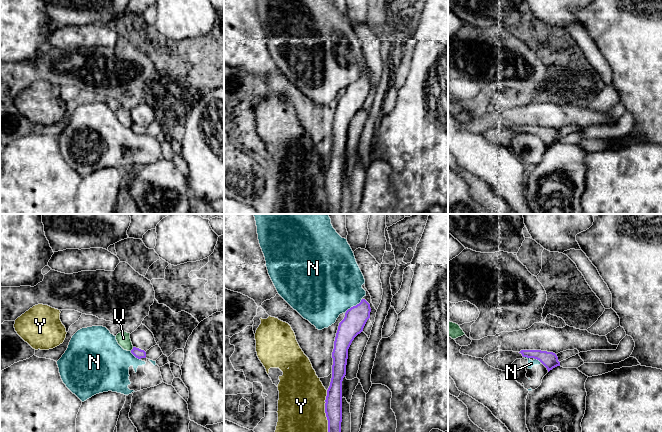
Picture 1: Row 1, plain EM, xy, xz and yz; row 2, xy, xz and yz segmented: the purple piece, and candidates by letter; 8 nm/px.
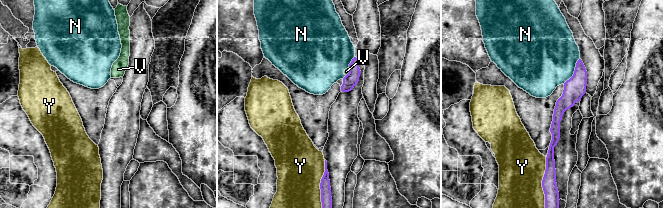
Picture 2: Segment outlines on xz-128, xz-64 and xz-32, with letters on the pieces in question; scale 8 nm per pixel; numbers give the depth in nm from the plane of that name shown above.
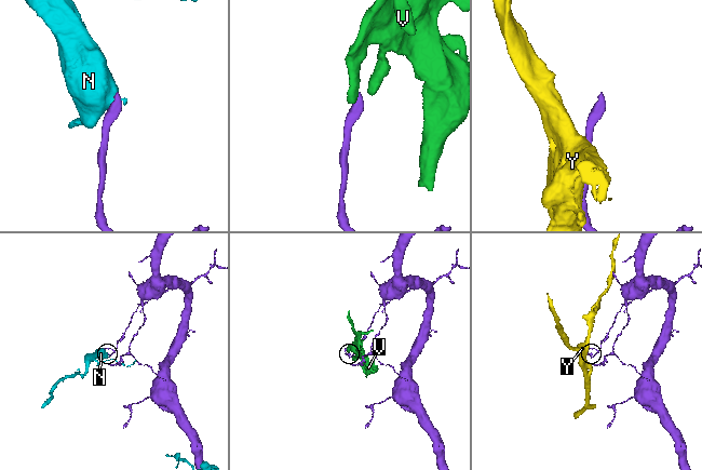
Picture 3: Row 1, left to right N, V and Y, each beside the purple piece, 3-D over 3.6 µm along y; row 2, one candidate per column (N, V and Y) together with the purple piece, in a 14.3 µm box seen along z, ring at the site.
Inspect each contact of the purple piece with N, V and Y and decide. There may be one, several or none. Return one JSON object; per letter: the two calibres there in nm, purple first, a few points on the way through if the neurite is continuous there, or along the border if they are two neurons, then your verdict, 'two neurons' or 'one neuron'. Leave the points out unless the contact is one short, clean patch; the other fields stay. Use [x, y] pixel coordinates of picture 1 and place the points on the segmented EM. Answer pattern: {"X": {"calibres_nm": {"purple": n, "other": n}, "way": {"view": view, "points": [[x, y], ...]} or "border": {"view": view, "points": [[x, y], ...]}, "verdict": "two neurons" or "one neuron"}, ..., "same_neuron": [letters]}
{"N": {"calibres_nm": {"purple": 180, "other": 480}, "border": {"view": "xz", "points": [[362, 299], [351, 306], [345, 313]]}, "verdict": "two neurons"}, "V": {"calibres_nm": {"purple": 80, "other": 110}, "border": {"view": "xy", "points": [[133, 347], [130, 350]]}, "verdict": "two neurons"}, "Y": {"calibres_nm": {"purple": 140, "other": 380}, "verdict": "two neurons"}, "same_neuron": []}

